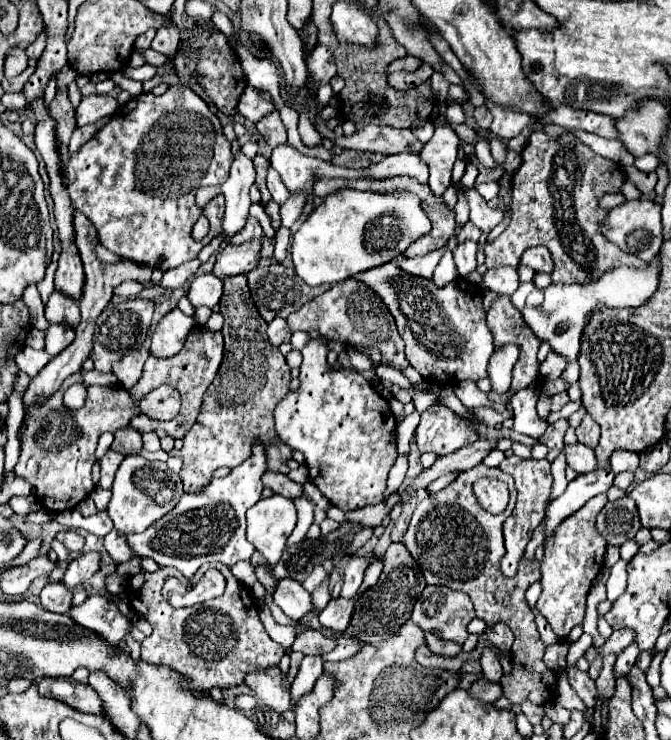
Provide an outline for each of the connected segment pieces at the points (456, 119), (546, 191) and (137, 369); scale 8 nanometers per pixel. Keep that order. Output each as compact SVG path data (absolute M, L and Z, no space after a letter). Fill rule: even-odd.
M448 103L446 114L447 120L453 123L463 123L465 121L465 115L463 115L463 109L460 104Z
M535 131L521 153L523 163L519 171L511 177L513 183L513 215L507 229L489 245L485 245L485 265L517 267L525 249L543 245L553 257L553 283L561 279L571 279L571 283L591 283L603 273L627 265L635 269L645 269L647 263L639 257L621 251L615 243L603 239L599 223L605 211L597 205L599 197L607 191L619 191L625 177L619 165L593 153L581 141L567 141L565 135L555 139L545 131ZM565 143L571 147L565 153Z
M145 347L127 353L119 363L115 363L115 377L119 379L119 385L125 389L131 389L139 377L143 375L143 365L149 357L149 351Z

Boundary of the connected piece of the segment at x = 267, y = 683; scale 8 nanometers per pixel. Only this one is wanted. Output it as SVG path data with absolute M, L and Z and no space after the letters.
M279 667L251 669L245 675L245 685L255 693L261 705L267 705L277 713L285 713L297 705L291 697L291 687L285 685L285 679L287 673L281 673Z

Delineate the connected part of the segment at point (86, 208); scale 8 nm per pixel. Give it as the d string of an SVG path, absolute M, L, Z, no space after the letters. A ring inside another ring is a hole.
M175 85L175 87L169 87L169 91L163 93L163 95L143 93L143 95L139 95L139 97L133 97L129 103L125 103L123 107L119 107L119 109L113 113L111 121L109 121L103 129L99 129L97 135L95 135L91 141L87 141L87 143L79 149L77 155L71 155L71 161L69 161L69 165L67 165L69 195L71 195L73 205L75 205L79 211L83 211L83 213L87 215L87 219L91 219L91 223L95 225L95 229L97 229L97 233L99 233L101 245L105 245L111 253L119 255L121 259L129 259L129 261L133 261L133 263L139 263L139 265L149 265L149 267L153 267L153 269L159 267L161 271L167 271L167 269L179 267L179 265L185 263L185 261L195 259L197 253L199 253L213 237L217 237L217 235L221 233L225 199L223 199L223 195L217 195L215 199L211 199L211 201L207 203L207 211L205 211L205 213L207 213L207 219L209 219L209 223L211 223L209 235L207 235L203 241L199 241L199 243L193 241L191 229L193 229L195 221L199 219L199 207L195 205L195 191L197 191L199 187L205 187L205 185L223 185L223 183L227 181L227 177L229 177L229 169L231 169L233 159L235 159L235 157L233 157L233 153L231 153L231 145L229 145L227 137L223 135L223 125L221 125L219 117L209 109L209 105L207 105L195 91L191 91L189 87L183 87L183 85ZM139 149L141 149L141 177L137 177L137 155L139 155ZM161 257L165 257L165 261L159 265L159 259L161 259Z

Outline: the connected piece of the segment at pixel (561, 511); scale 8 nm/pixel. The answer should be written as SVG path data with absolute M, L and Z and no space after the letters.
M603 467L591 475L579 475L575 481L571 481L563 495L553 499L547 507L545 515L545 541L553 537L557 527L575 511L579 511L591 497L599 493L607 493L607 489L613 485L615 473L609 467Z

